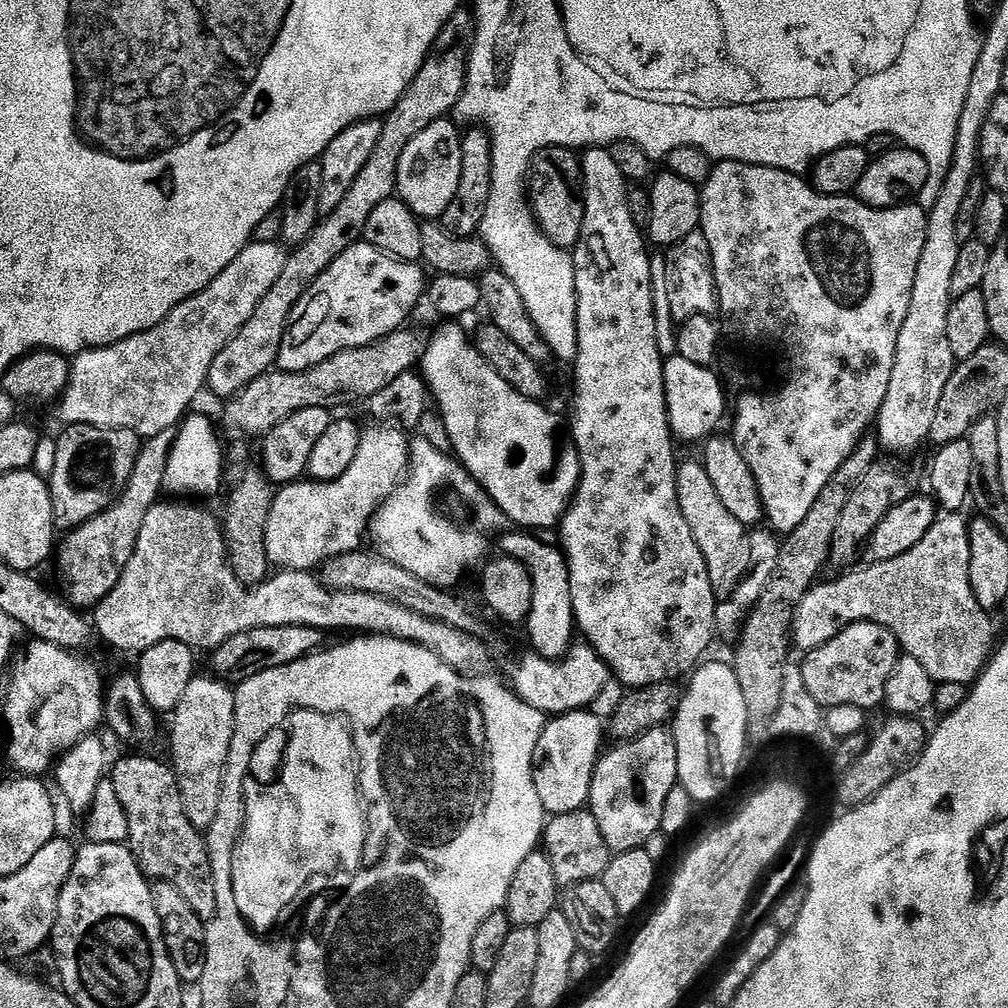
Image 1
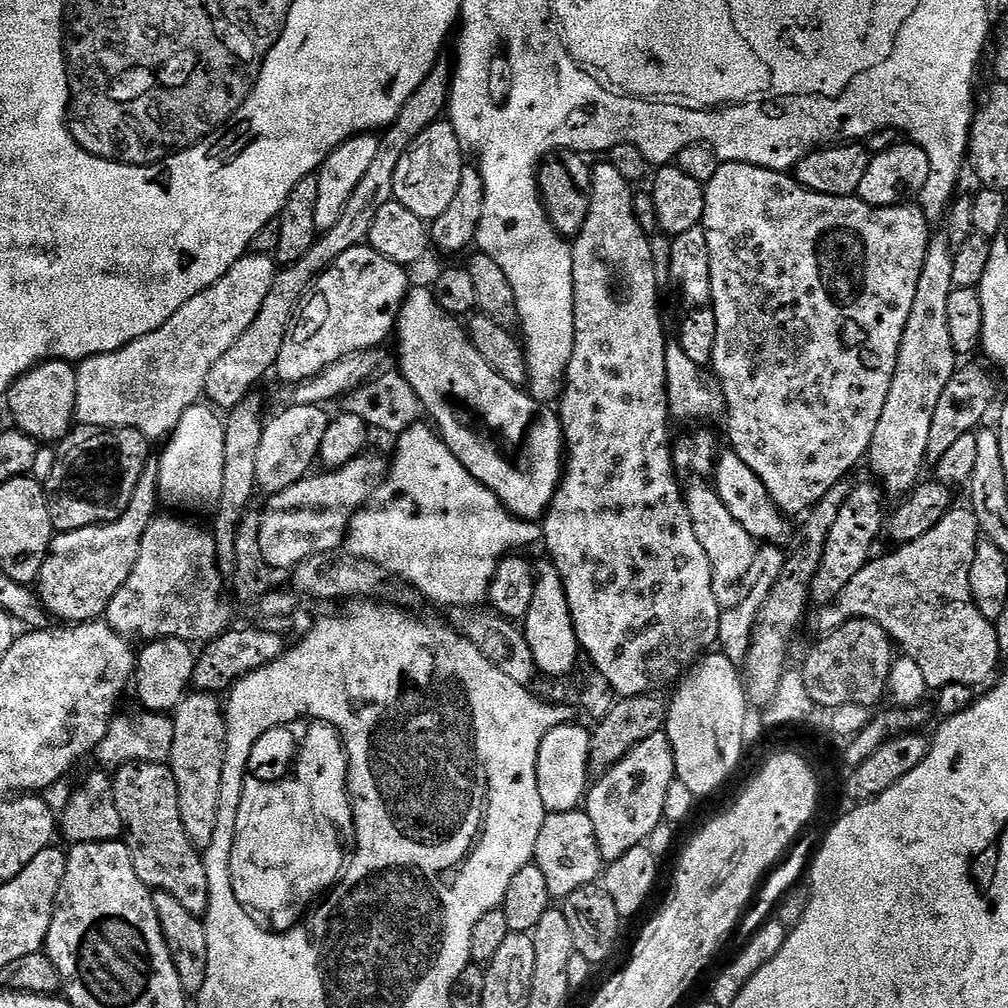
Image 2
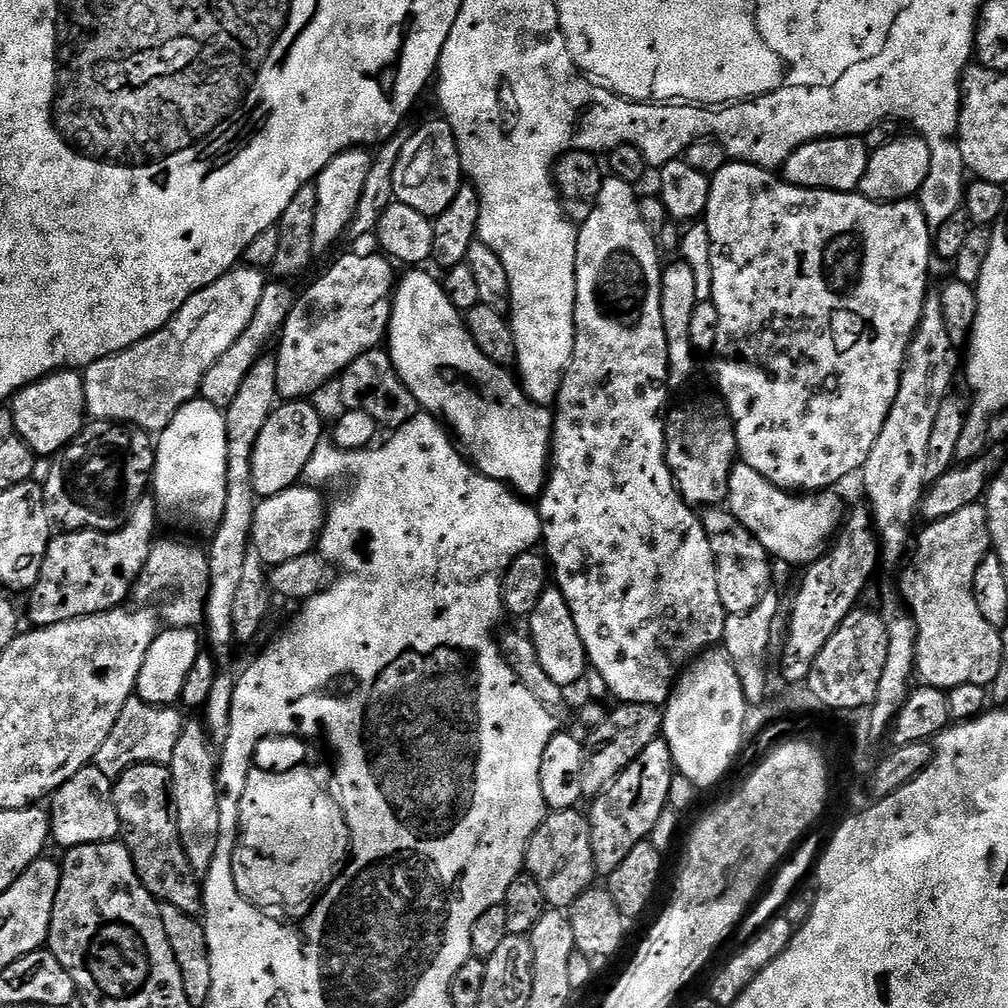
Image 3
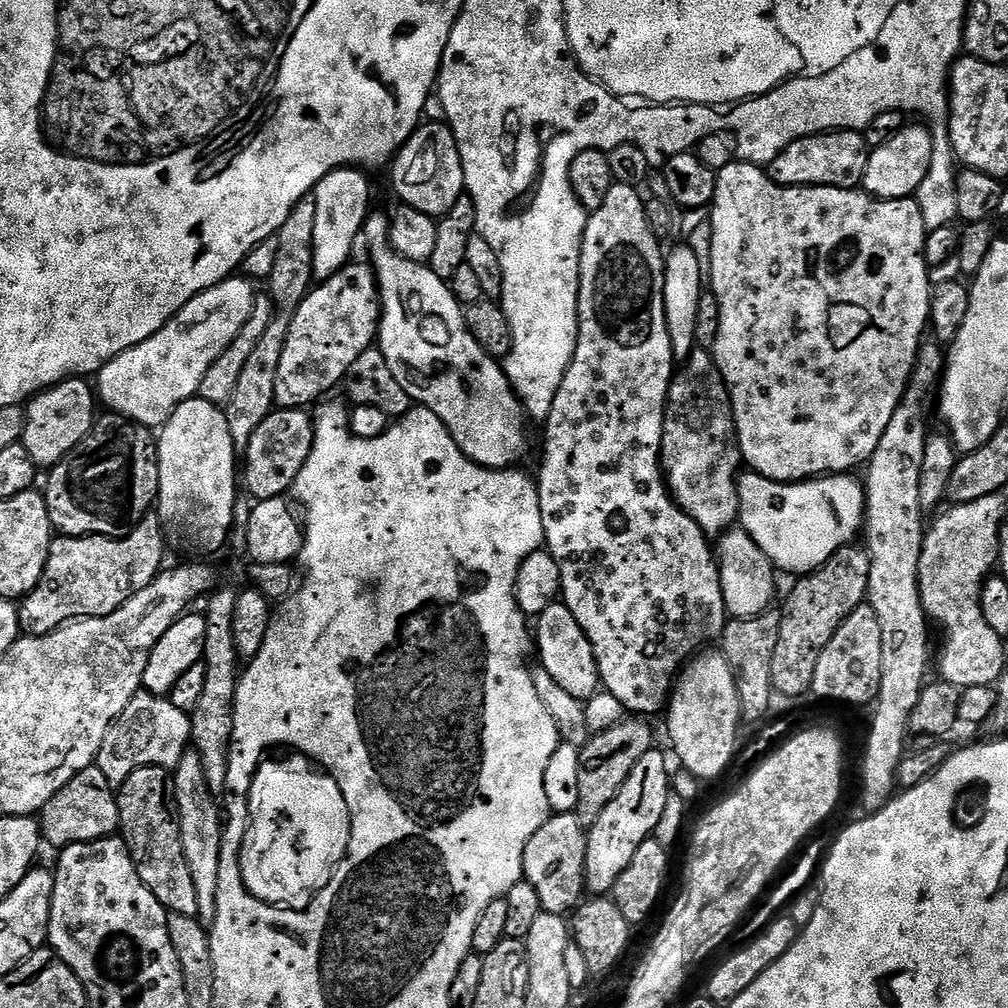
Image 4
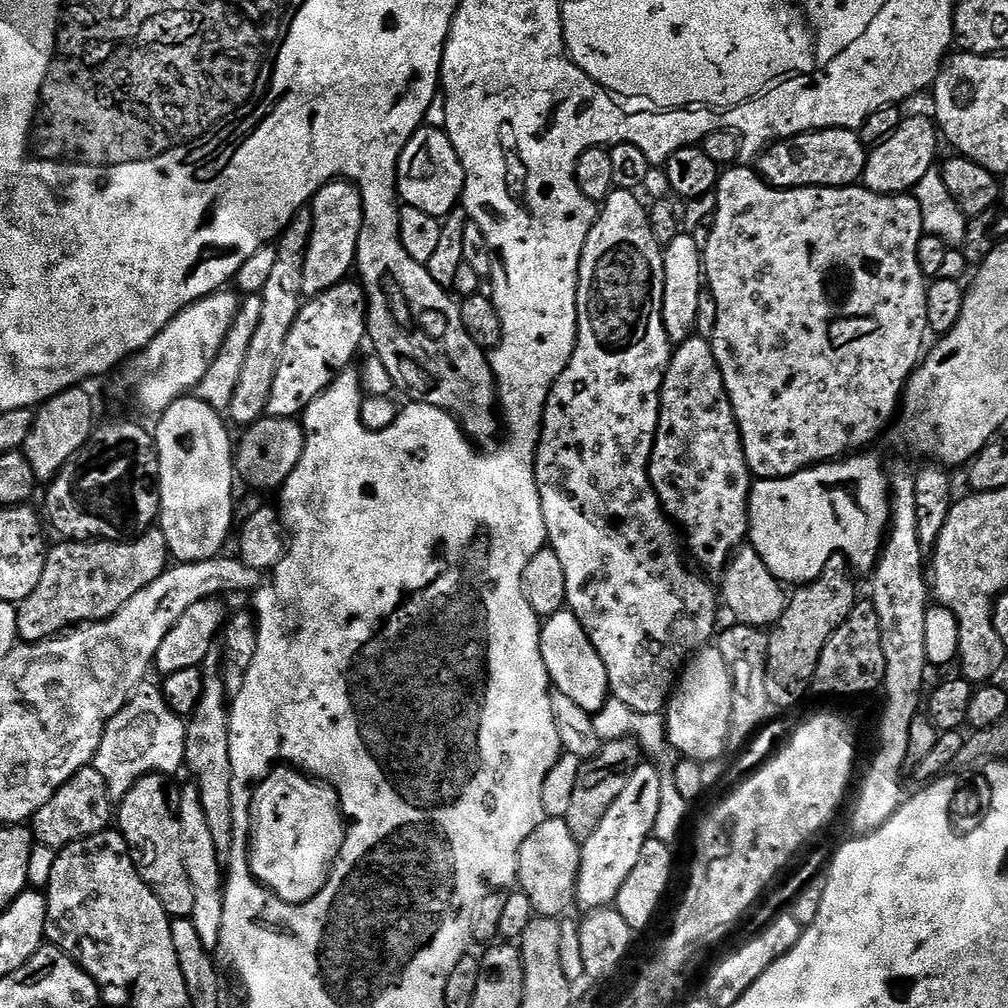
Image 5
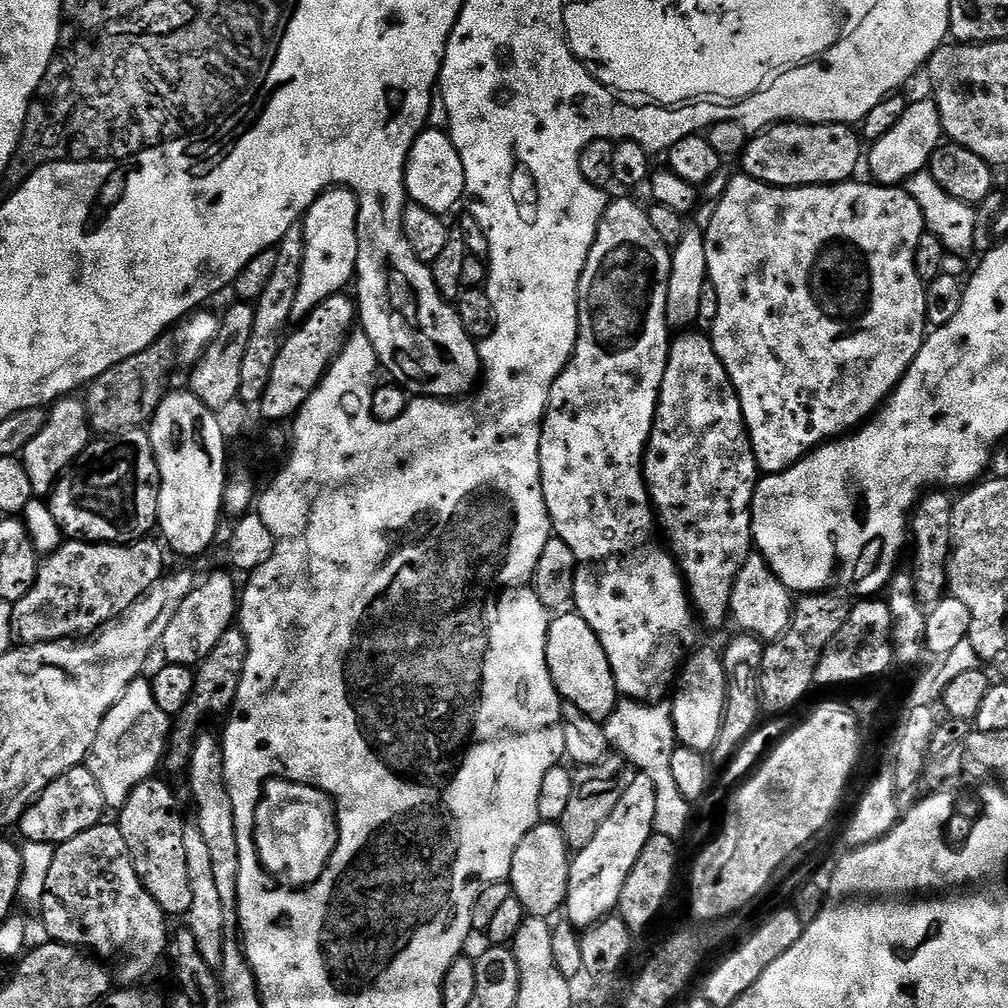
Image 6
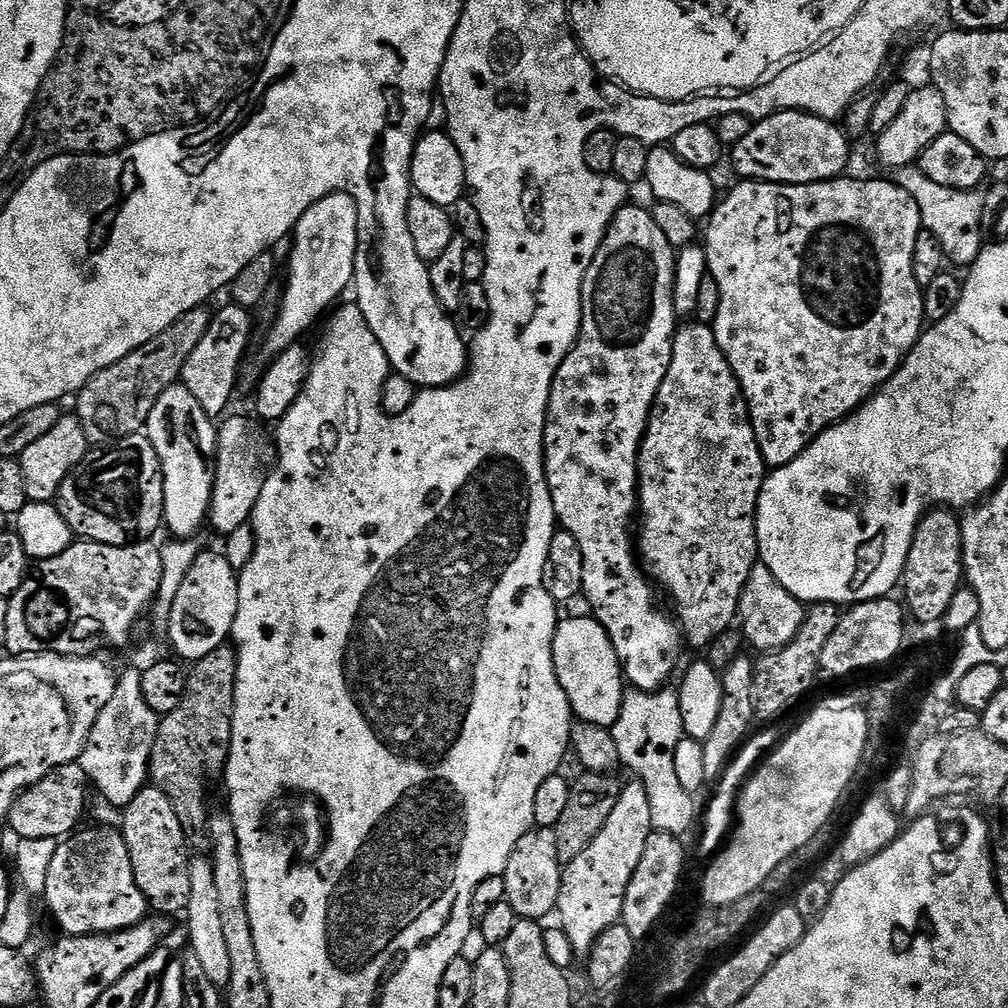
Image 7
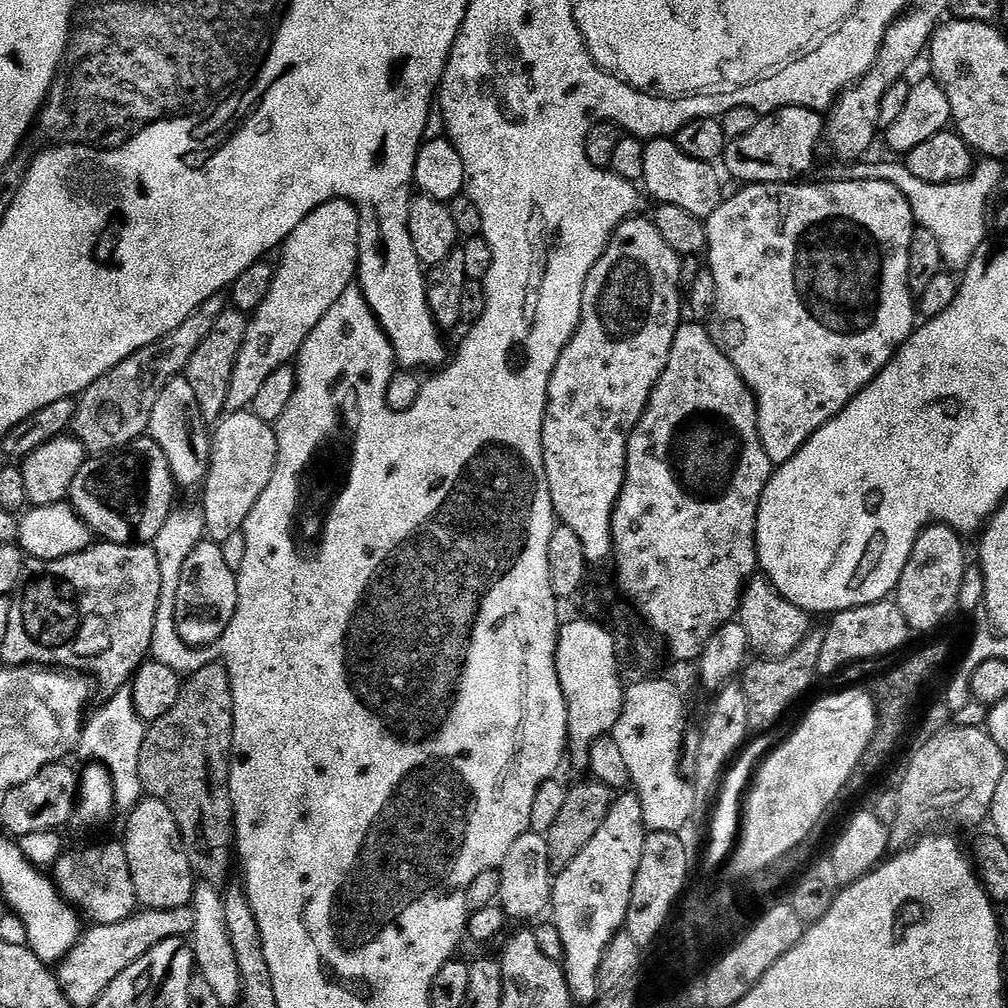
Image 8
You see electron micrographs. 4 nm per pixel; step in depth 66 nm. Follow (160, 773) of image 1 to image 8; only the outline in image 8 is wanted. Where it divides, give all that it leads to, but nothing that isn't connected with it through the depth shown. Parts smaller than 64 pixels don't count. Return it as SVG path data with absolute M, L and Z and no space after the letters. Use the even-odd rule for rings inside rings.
M145 795L127 813L126 820L122 843L126 850L126 862L130 862L130 878L134 878L137 905L141 909L150 910L189 907L198 880L190 866L190 858L184 849L184 839L170 806L166 806L166 802L158 798Z

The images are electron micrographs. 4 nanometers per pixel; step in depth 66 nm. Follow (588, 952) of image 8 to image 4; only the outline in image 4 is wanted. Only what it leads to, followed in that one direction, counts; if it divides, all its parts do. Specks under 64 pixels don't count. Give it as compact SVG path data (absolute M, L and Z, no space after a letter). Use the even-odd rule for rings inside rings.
M659 750L642 754L638 758L638 766L630 770L630 778L618 790L618 794L602 810L598 822L587 829L588 845L586 846L586 870L584 883L592 894L611 893L614 882L622 875L622 870L630 866L638 846L646 842L655 833L658 822L662 818L662 810L666 810L666 802L670 795L670 771L664 756Z

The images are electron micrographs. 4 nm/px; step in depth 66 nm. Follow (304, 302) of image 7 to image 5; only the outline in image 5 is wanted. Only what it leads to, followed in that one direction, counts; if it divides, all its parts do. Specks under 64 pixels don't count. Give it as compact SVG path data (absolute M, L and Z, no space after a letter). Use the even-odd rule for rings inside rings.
M334 180L324 187L310 205L312 237L306 254L306 274L302 274L302 290L311 298L330 290L335 284L349 279L358 260L358 245L362 230L362 198L360 189L346 180Z

